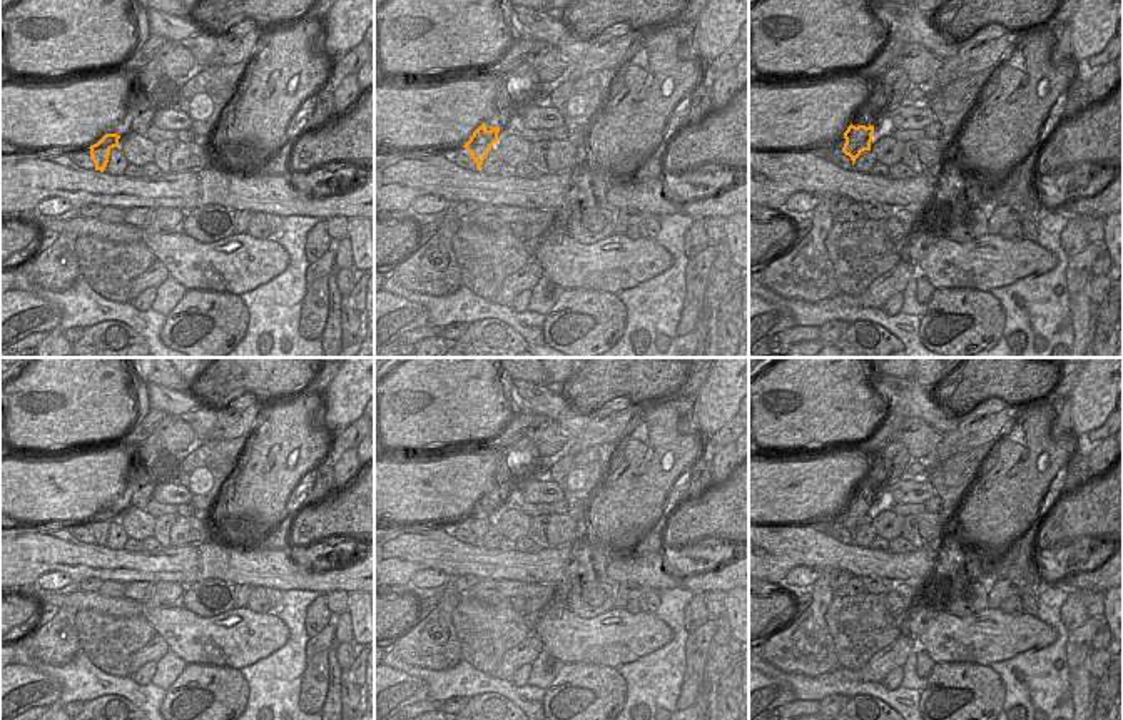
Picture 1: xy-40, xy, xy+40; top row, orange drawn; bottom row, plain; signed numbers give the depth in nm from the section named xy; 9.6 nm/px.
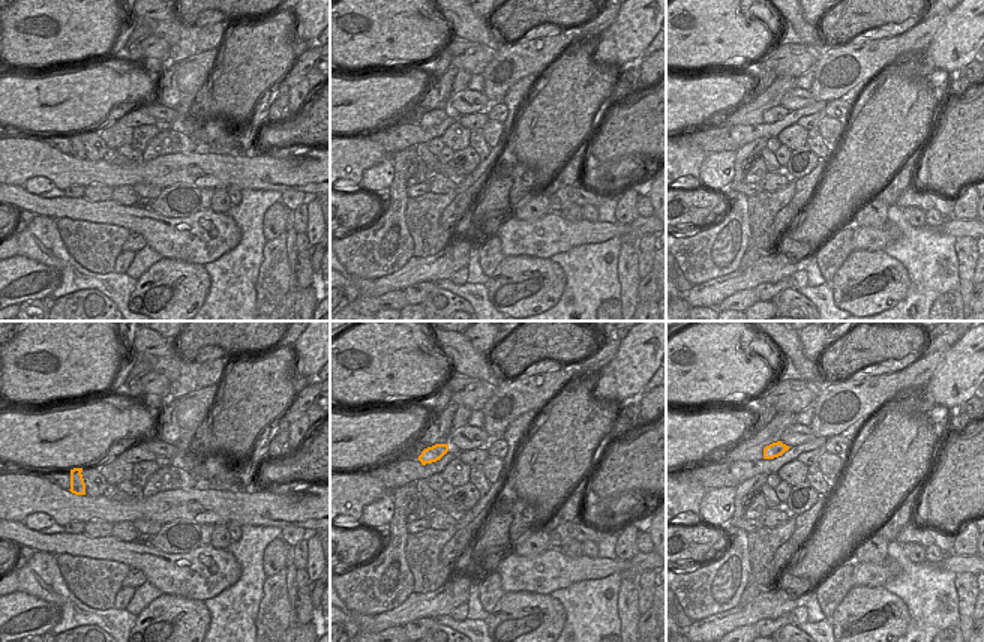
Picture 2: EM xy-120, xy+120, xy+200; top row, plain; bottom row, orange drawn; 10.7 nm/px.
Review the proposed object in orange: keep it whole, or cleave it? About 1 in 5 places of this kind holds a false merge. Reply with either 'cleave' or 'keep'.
keep

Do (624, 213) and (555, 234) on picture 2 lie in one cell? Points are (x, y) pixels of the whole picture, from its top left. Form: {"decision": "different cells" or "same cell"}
{"decision": "different cells"}

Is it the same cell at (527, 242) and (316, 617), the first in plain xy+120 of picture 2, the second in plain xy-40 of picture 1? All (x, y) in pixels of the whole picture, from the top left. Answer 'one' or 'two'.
two

